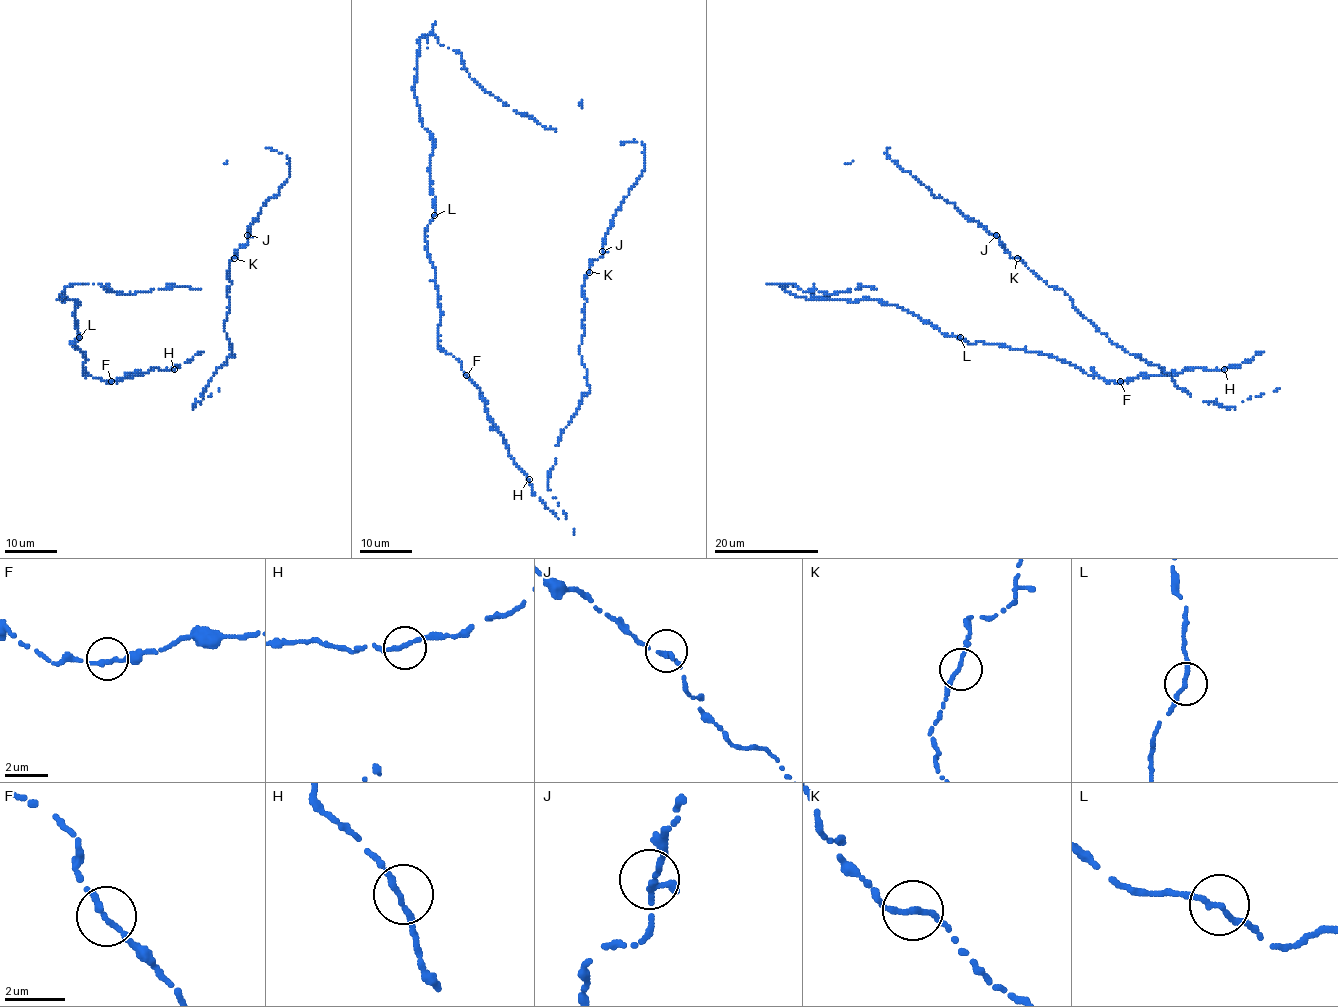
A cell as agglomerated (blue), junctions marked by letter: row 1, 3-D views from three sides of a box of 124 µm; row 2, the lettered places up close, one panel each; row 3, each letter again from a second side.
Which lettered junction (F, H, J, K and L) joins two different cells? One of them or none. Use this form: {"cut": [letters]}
{"cut": []}

